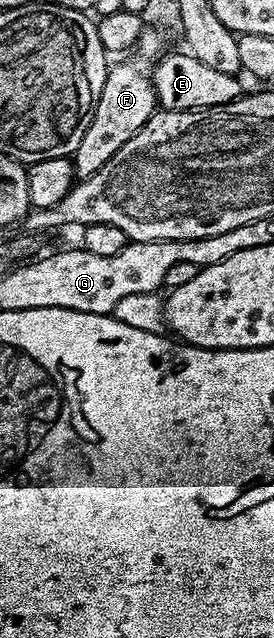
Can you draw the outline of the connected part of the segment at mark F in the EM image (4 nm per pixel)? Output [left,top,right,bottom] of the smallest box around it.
[74,56,157,177]

